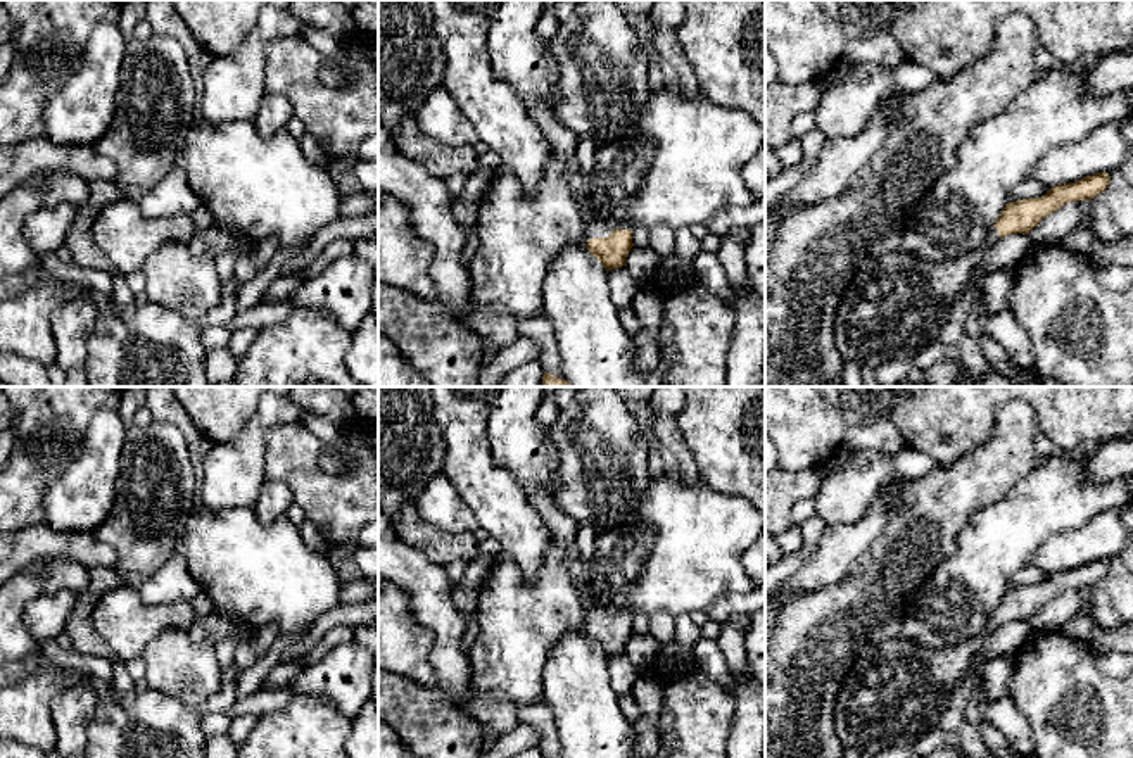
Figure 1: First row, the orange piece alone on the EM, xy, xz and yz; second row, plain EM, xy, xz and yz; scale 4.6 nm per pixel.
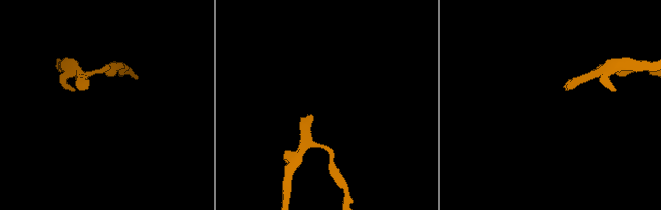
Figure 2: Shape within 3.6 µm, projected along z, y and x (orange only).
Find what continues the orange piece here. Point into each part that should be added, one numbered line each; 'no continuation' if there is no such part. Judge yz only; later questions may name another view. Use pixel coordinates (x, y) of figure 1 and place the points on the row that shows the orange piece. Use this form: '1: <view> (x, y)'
1: yz (895, 308)

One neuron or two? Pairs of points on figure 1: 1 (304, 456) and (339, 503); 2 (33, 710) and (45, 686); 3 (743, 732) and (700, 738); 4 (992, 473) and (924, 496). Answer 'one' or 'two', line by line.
1: one
2: one
3: two
4: one

